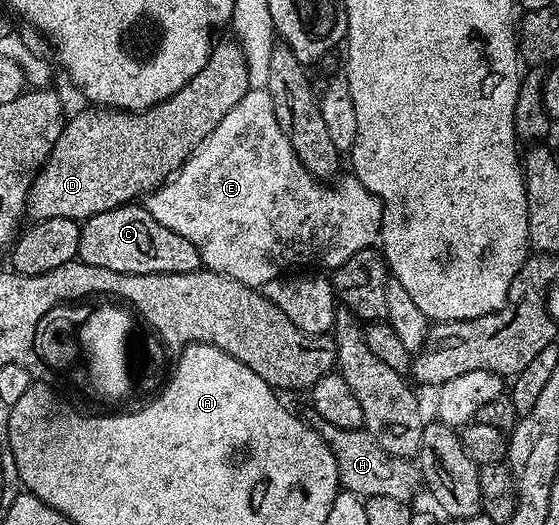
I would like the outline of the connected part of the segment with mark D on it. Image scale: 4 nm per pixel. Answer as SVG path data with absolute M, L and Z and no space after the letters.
M229 40L229 42L219 43L218 46L216 43L216 45L210 49L209 59L203 64L203 68L199 73L195 76L191 76L191 80L187 80L187 84L183 88L179 88L179 92L175 92L166 102L159 102L146 110L115 110L107 106L98 106L96 104L86 105L86 110L79 111L70 122L68 119L68 121L62 125L59 140L55 140L55 148L49 153L49 159L46 160L45 165L37 171L37 176L33 179L33 186L29 190L29 201L27 203L28 217L33 220L40 220L42 218L76 218L78 220L84 220L90 218L92 214L107 212L111 208L132 203L142 196L152 194L170 175L181 169L181 165L199 148L201 141L215 129L219 124L219 120L223 120L223 116L227 116L227 112L231 112L231 108L235 108L235 104L239 104L239 100L243 100L243 96L248 90L249 77L247 76L247 60L243 56L241 45L235 40Z

